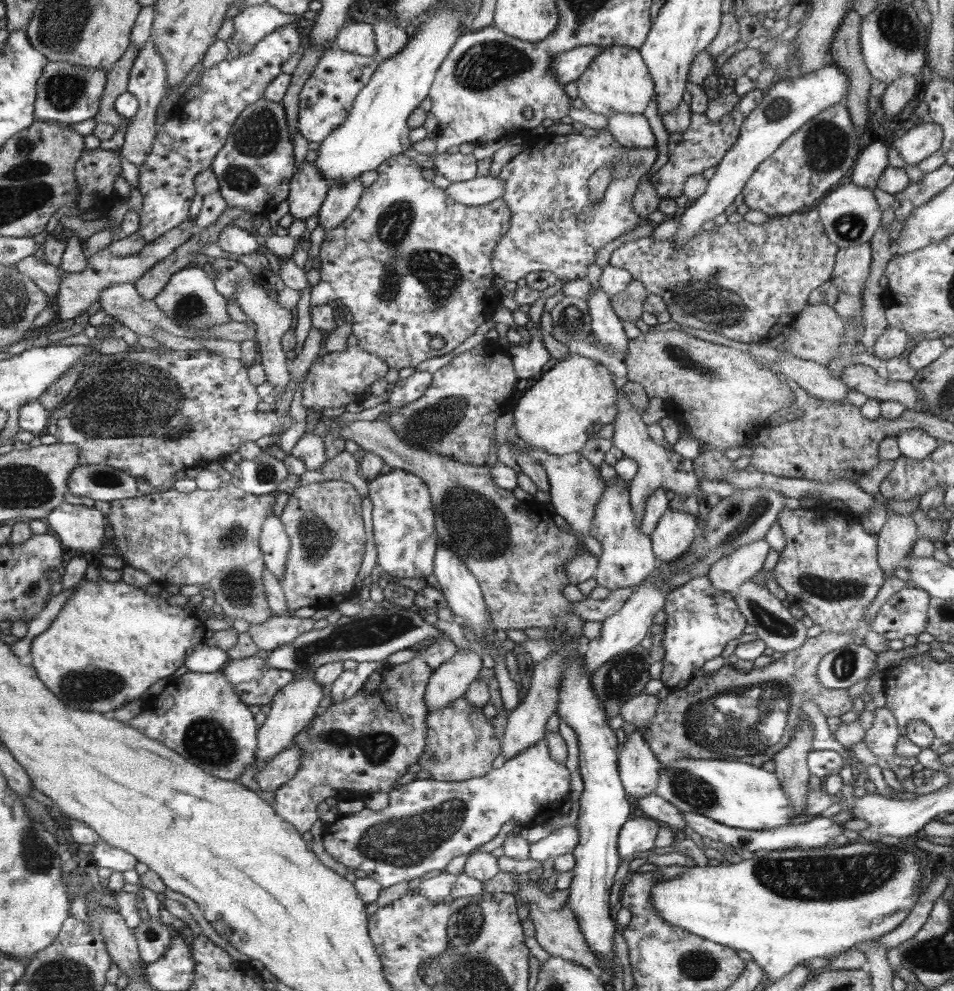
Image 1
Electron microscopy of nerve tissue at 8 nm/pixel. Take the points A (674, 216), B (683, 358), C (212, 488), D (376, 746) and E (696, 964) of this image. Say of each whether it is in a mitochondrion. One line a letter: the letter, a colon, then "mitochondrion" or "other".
A: other
B: mitochondrion
C: other
D: mitochondrion
E: mitochondrion

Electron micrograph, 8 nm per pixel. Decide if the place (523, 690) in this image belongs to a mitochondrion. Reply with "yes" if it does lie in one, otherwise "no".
no

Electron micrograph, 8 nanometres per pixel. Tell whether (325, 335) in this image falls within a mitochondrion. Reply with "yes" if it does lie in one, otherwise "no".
no

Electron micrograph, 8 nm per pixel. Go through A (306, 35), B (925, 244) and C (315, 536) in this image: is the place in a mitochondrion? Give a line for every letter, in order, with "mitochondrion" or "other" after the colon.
A: other
B: other
C: mitochondrion

